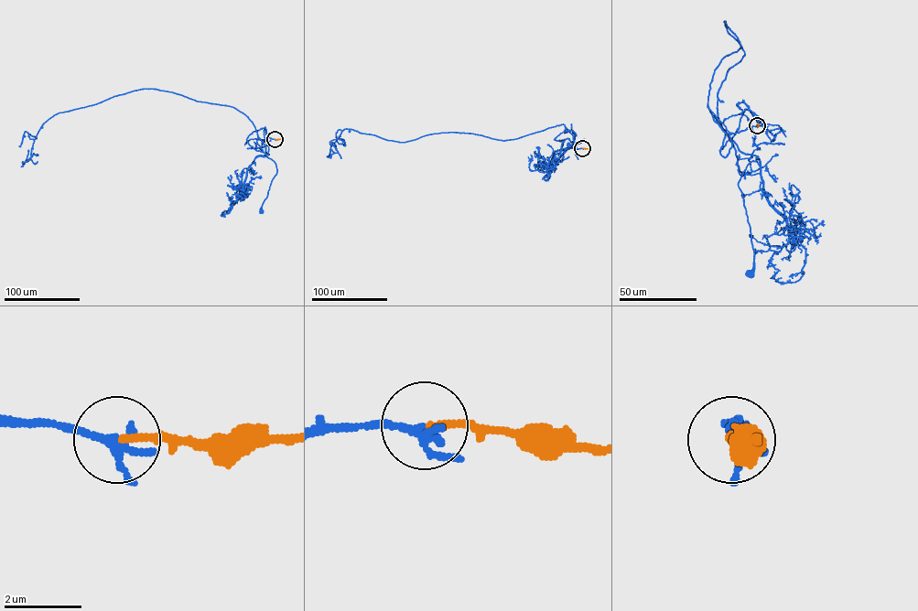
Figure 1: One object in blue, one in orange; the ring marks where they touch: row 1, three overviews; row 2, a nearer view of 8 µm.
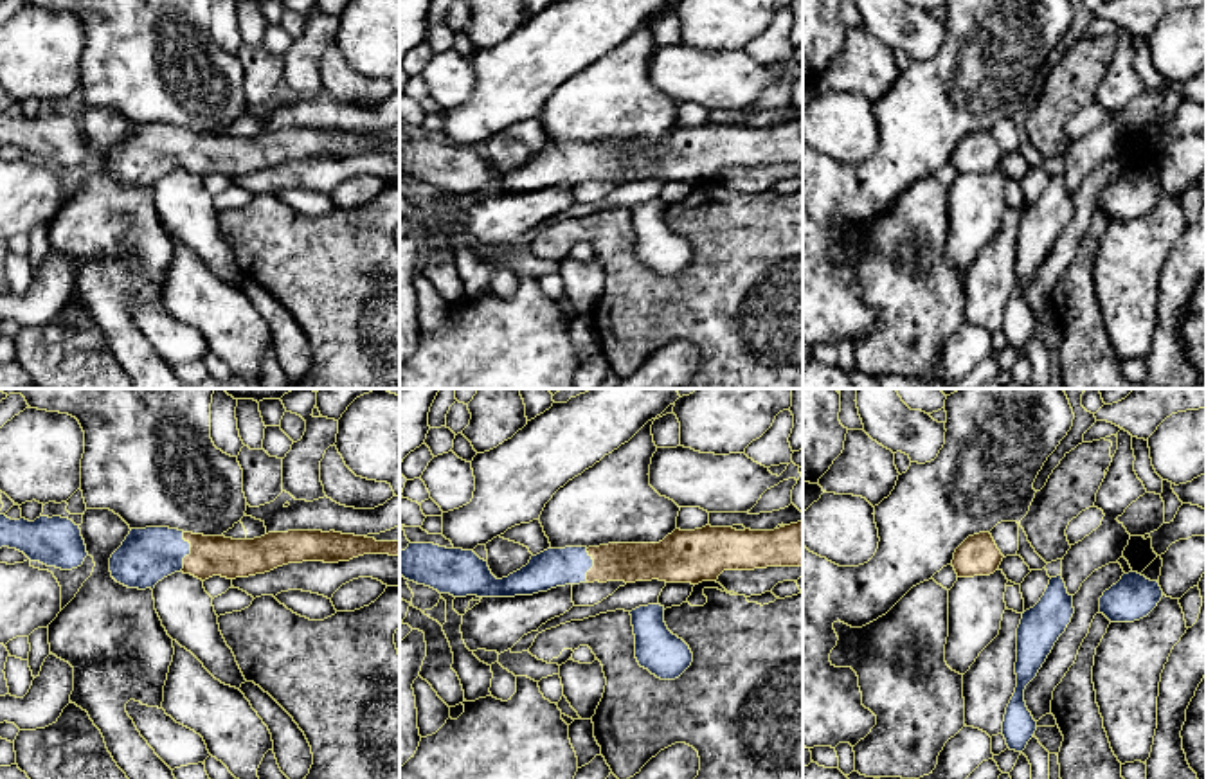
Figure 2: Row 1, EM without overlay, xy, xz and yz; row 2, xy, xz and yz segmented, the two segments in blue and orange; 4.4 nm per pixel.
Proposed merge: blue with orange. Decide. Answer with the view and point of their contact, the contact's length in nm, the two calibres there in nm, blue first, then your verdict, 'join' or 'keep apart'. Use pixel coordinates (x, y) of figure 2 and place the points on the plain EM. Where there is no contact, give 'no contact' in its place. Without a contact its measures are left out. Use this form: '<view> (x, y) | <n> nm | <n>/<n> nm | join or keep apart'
xy (189, 150) | 180 nm | 240/180 nm | join

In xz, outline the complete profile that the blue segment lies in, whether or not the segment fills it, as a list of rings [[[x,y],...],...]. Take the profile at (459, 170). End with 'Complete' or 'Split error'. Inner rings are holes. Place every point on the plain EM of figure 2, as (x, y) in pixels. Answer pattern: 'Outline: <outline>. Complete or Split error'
Outline: [[[803,119],[774,128],[706,122],[675,126],[659,140],[608,140],[547,146],[508,175],[497,176],[473,148],[409,140],[400,171],[454,194],[515,194],[556,184],[607,178],[716,178],[724,167],[803,164]]]. Split error

